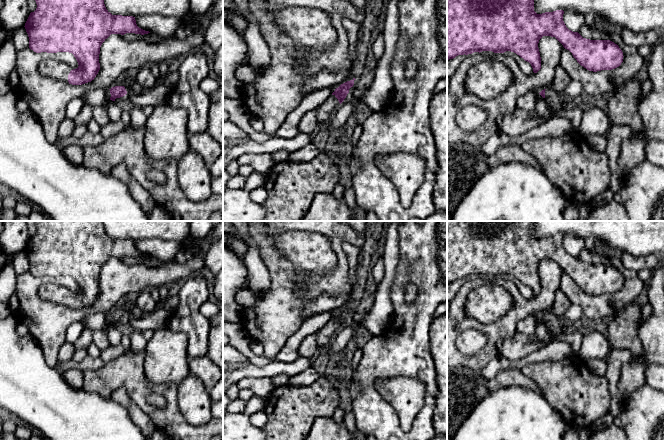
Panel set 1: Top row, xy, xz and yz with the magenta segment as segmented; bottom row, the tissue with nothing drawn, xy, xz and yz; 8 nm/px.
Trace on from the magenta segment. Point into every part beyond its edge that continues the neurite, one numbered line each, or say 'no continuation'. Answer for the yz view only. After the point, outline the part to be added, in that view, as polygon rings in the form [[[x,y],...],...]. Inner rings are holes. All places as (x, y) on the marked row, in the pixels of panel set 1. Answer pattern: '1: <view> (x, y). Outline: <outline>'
1: yz (556, 101). Outline: [[[551,88],[545,90],[545,99],[548,102],[549,108],[552,112],[560,111],[570,104],[570,100],[566,99],[562,94],[555,92]]]

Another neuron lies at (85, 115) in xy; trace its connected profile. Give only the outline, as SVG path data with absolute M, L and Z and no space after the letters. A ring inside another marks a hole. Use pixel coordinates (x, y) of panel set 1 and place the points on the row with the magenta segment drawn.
M84 106L79 114L74 118L75 125L87 125L93 120L92 106Z

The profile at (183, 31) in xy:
M181 24L180 27L177 29L175 35L176 35L177 38L185 39L192 32L193 32L193 30L191 29L190 26L186 25L186 24Z

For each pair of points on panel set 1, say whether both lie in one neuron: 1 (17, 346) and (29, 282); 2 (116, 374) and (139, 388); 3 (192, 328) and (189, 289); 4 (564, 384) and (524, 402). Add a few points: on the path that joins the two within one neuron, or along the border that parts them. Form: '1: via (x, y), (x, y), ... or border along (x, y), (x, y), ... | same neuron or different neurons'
1: border along (29, 333), (36, 340), (43, 353) | different neurons
2: via (122, 374), (125, 374), (133, 382) | same neuron
3: via (189, 318), (189, 299) | same neuron
4: border along (542, 394), (547, 402), (558, 412) | different neurons

